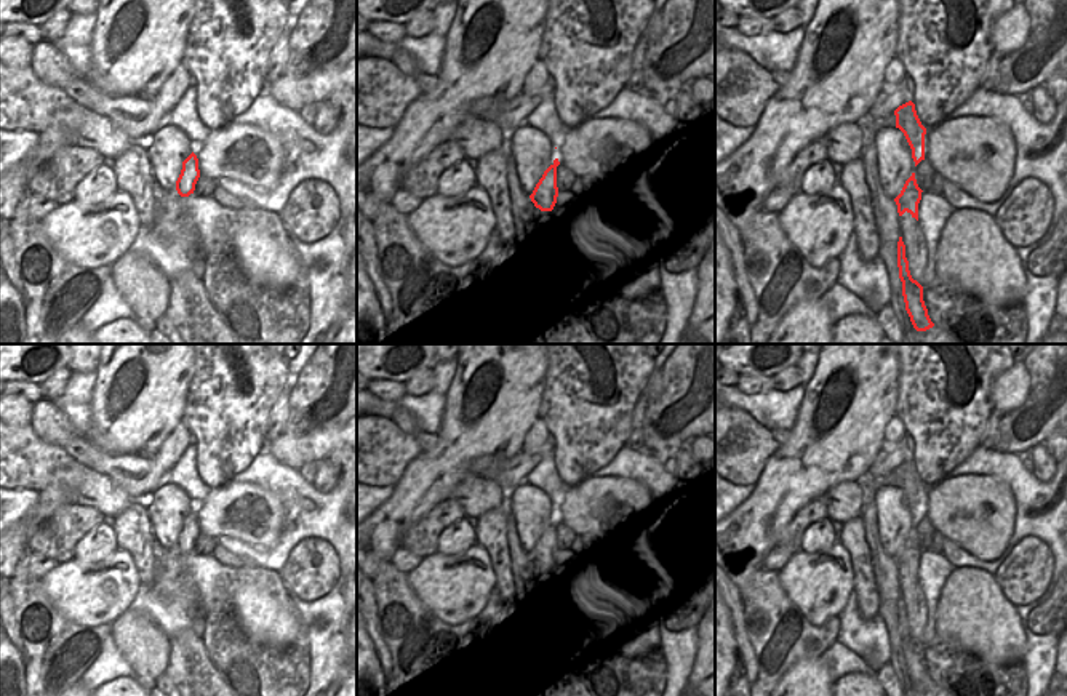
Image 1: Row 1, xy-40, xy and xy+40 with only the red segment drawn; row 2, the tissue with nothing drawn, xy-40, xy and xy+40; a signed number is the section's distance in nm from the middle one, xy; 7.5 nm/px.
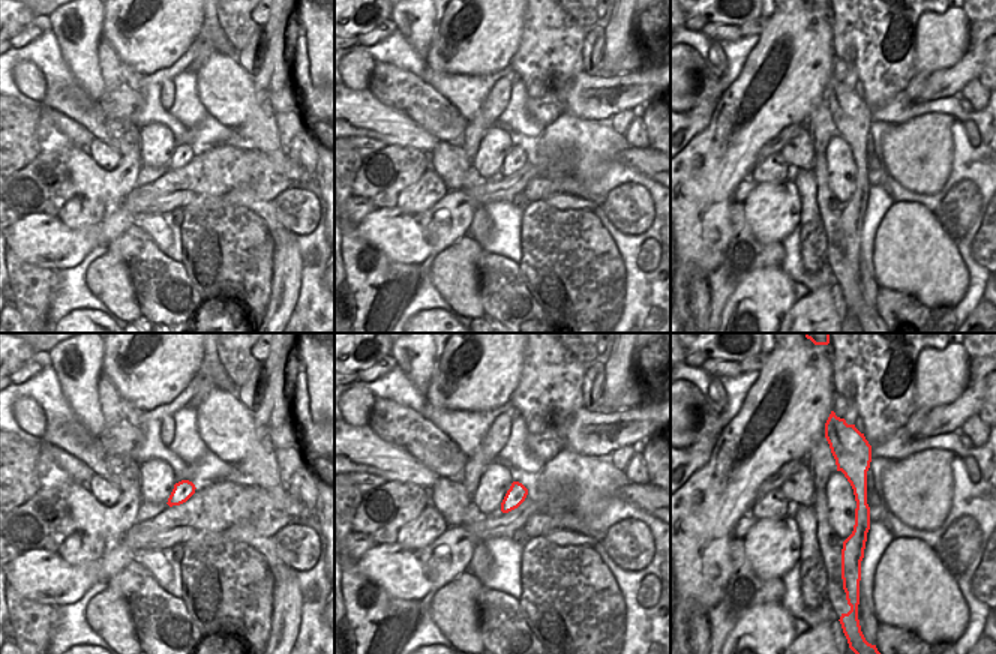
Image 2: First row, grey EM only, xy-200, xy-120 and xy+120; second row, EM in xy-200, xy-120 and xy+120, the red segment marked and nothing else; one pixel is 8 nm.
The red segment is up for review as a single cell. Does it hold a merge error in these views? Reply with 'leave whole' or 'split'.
split

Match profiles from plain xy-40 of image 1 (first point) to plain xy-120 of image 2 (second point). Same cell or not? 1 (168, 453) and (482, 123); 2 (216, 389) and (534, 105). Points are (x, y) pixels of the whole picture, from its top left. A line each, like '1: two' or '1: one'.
1: one
2: one

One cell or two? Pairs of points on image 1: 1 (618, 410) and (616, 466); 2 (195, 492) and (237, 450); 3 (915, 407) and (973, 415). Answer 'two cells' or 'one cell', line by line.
1: two cells
2: two cells
3: one cell

